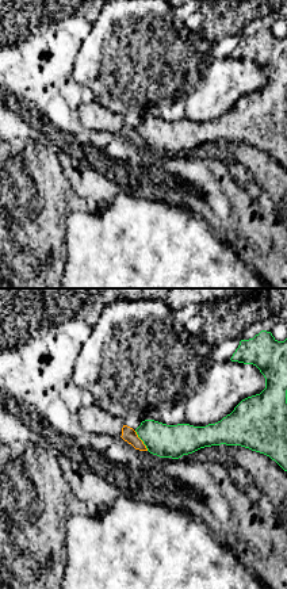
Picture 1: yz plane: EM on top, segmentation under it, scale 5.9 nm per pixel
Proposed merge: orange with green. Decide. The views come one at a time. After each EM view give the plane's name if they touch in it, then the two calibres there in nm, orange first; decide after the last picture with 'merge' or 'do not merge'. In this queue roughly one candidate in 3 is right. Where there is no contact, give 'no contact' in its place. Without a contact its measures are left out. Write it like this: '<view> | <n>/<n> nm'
yz | 90/190 nm

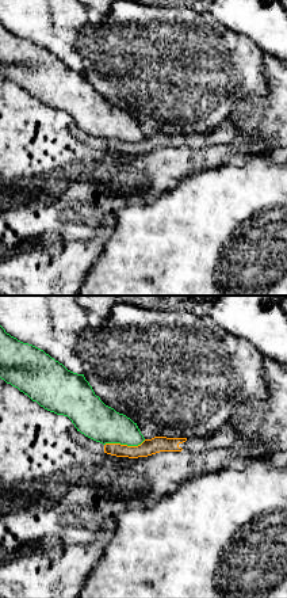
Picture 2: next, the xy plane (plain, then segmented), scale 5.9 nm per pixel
xy | 100/220 nm

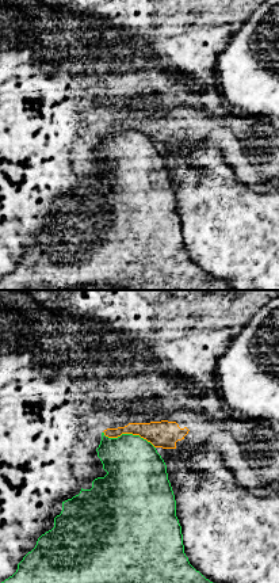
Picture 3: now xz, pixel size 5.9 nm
xz | 160/360 nm

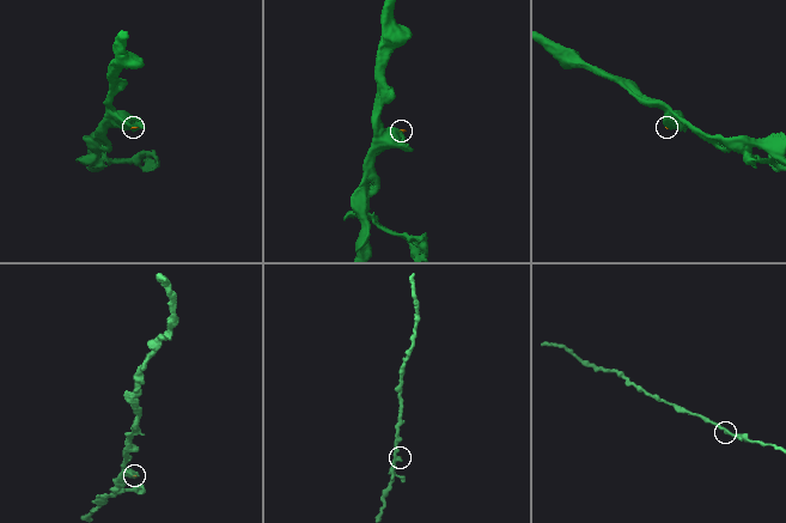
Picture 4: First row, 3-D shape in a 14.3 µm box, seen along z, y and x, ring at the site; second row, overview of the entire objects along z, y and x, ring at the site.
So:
do not merge

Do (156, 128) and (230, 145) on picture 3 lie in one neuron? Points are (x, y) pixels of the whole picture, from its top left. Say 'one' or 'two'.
one

